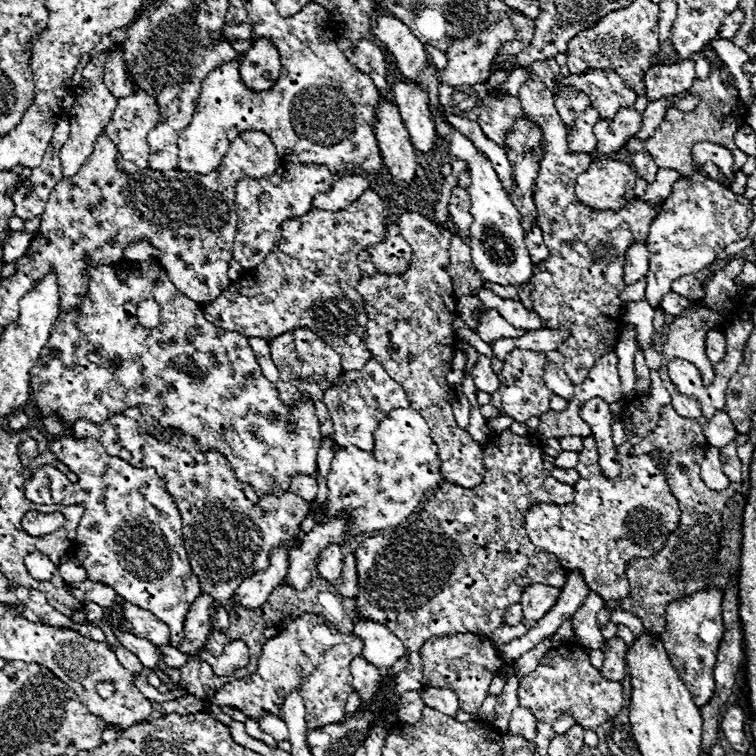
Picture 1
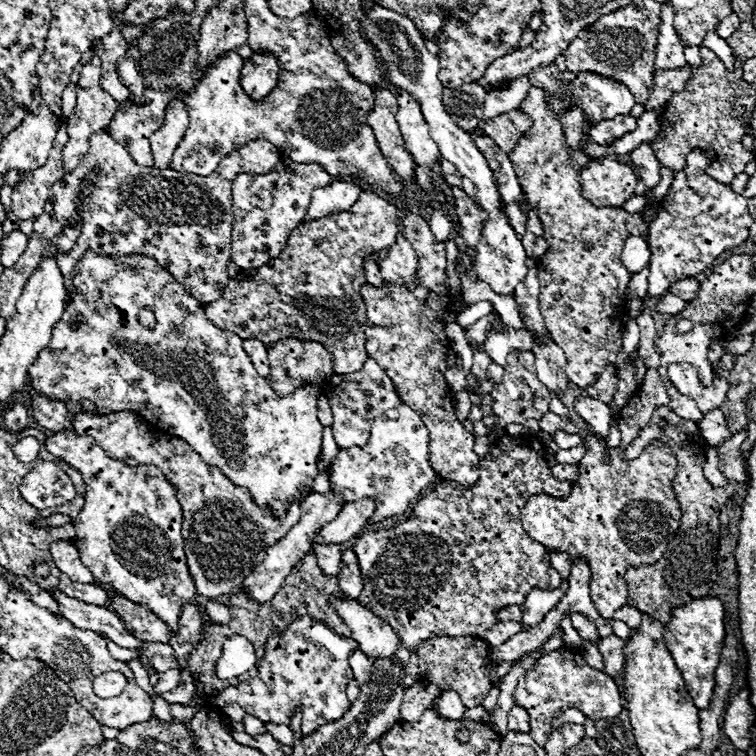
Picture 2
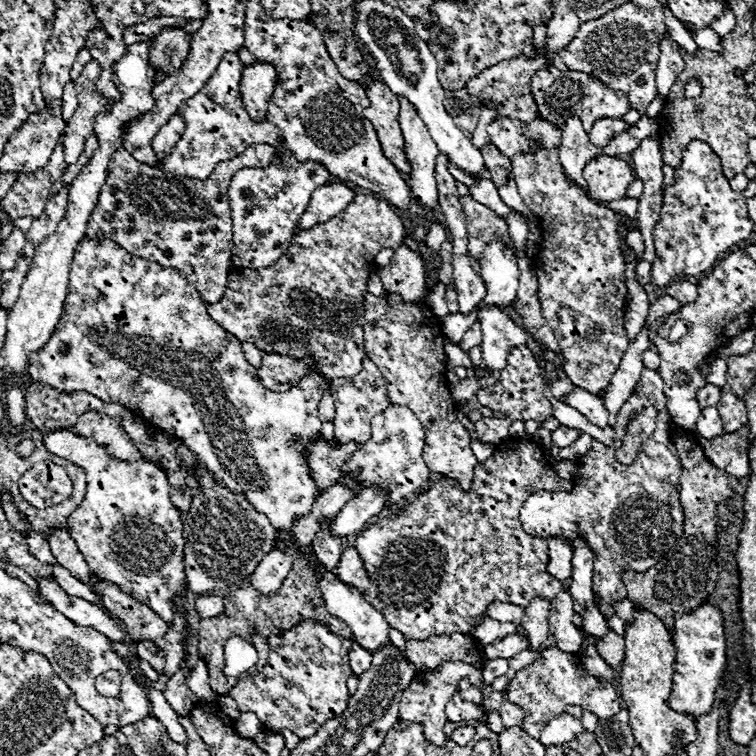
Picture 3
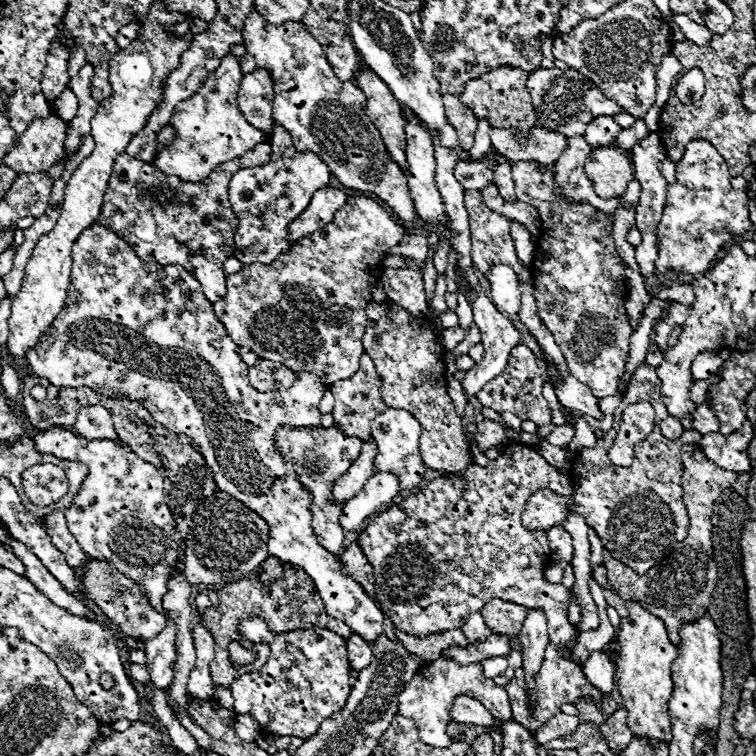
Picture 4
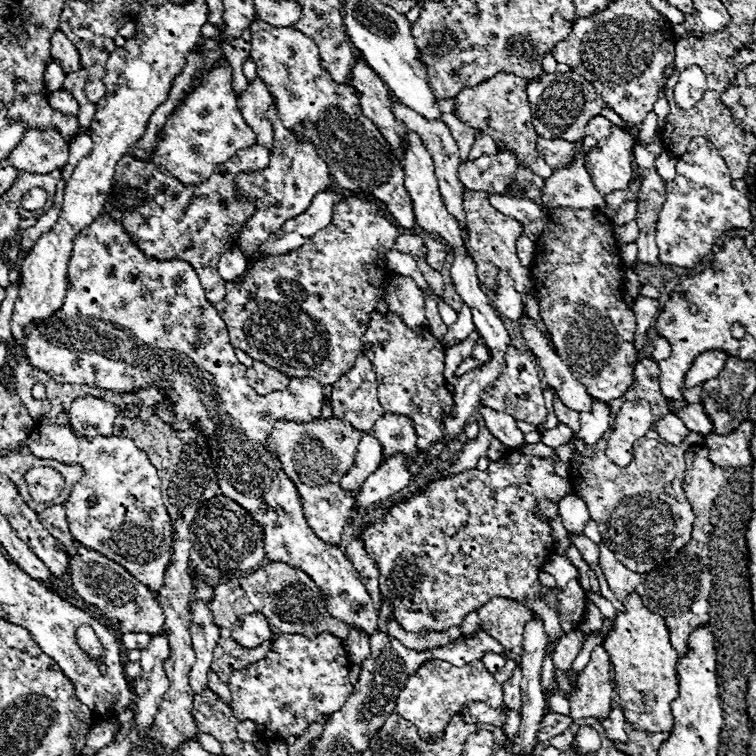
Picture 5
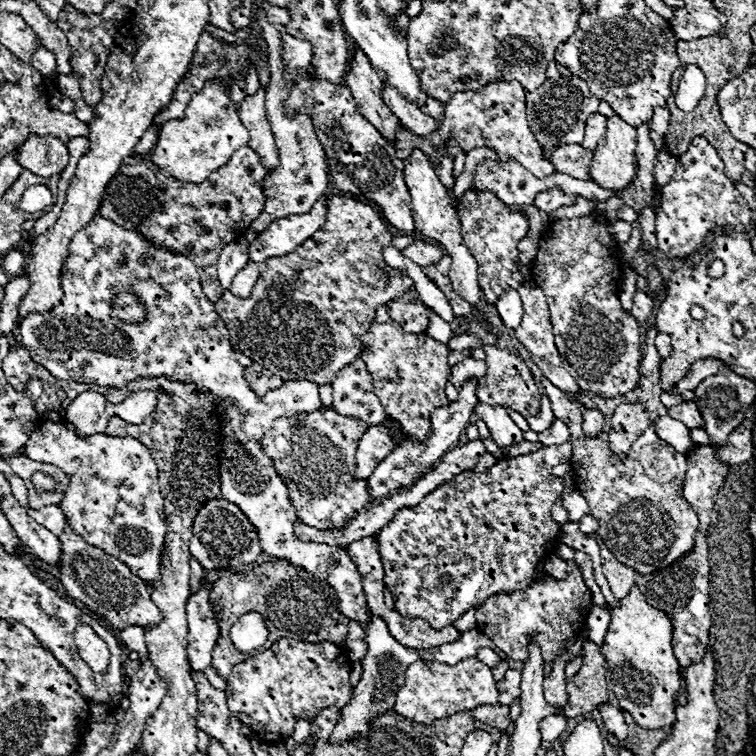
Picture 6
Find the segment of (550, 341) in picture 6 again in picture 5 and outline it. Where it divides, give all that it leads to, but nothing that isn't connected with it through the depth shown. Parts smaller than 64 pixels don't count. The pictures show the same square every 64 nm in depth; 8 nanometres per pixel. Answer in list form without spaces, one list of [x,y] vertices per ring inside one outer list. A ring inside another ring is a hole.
[[[522,316],[518,326],[520,326],[522,338],[526,340],[528,350],[536,358],[536,364],[542,368],[548,386],[558,392],[562,402],[568,404],[568,408],[574,408],[576,412],[592,410],[592,396],[572,376],[570,368],[562,362],[558,352],[552,350],[548,338],[536,328],[536,324],[528,316]]]

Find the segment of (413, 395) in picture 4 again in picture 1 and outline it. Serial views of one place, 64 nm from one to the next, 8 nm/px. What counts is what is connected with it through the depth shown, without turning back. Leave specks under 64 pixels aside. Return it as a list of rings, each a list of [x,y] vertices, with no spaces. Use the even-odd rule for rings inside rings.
[[[404,212],[398,218],[398,228],[404,240],[408,240],[408,244],[412,246],[414,254],[408,274],[378,274],[376,278],[364,276],[358,284],[358,292],[364,298],[368,314],[366,346],[372,352],[372,358],[380,360],[388,376],[392,376],[392,380],[396,380],[404,388],[410,406],[414,406],[432,428],[432,442],[438,444],[442,476],[462,488],[474,488],[484,478],[482,448],[466,430],[458,428],[452,414],[456,392],[446,382],[446,374],[452,370],[452,354],[456,342],[456,334],[452,330],[452,318],[456,316],[456,298],[448,274],[448,246],[452,234],[448,230],[436,228],[428,218],[416,212]]]

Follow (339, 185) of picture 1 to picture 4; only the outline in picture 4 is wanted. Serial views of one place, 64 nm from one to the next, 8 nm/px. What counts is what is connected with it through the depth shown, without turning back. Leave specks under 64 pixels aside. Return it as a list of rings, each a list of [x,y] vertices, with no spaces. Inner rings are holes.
[[[320,188],[312,196],[312,204],[300,214],[292,224],[288,224],[288,242],[294,246],[304,236],[316,232],[316,228],[322,228],[324,224],[330,224],[334,218],[334,212],[340,210],[346,204],[348,196],[342,190],[336,188]]]

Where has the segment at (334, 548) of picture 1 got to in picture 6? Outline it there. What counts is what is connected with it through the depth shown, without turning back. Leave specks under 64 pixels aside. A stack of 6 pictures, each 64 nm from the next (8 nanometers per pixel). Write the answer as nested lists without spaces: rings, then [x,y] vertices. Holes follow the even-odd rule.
[[[334,408],[300,412],[290,418],[276,418],[272,428],[260,438],[262,452],[274,462],[276,474],[288,484],[288,496],[298,510],[298,518],[318,530],[344,528],[358,510],[374,498],[368,492],[368,480],[354,476],[356,450],[368,430],[364,420],[340,416]]]

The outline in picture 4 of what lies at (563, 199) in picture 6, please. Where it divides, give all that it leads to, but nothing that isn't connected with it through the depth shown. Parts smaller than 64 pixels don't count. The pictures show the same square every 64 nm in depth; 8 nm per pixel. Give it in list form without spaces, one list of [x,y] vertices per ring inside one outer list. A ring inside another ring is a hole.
[[[584,136],[568,138],[568,148],[562,152],[562,156],[556,162],[556,190],[560,192],[562,198],[566,200],[576,200],[576,202],[588,202],[594,208],[600,208],[602,212],[614,214],[618,208],[618,200],[604,200],[596,196],[592,184],[588,182],[588,176],[584,174],[584,162],[588,160],[592,152],[592,146],[586,144]]]

